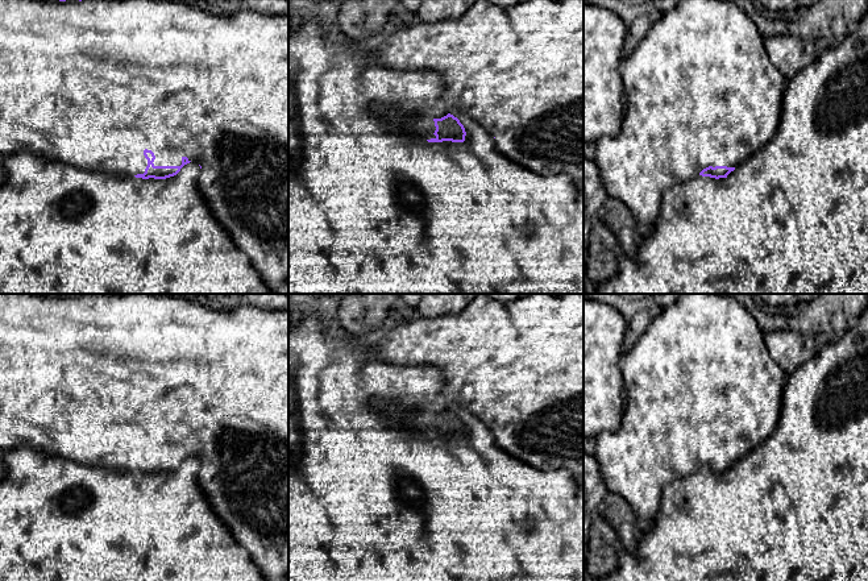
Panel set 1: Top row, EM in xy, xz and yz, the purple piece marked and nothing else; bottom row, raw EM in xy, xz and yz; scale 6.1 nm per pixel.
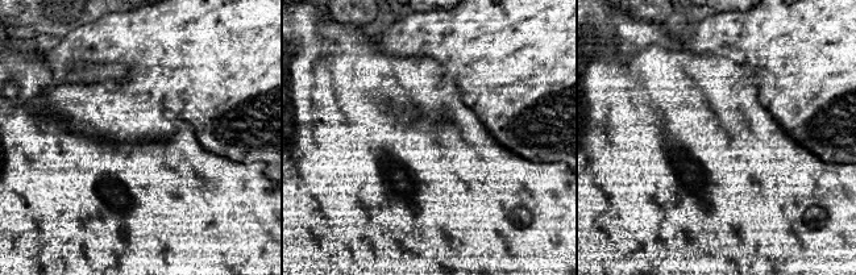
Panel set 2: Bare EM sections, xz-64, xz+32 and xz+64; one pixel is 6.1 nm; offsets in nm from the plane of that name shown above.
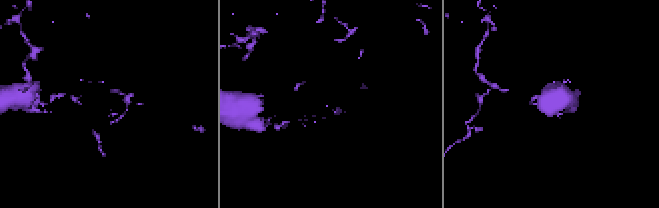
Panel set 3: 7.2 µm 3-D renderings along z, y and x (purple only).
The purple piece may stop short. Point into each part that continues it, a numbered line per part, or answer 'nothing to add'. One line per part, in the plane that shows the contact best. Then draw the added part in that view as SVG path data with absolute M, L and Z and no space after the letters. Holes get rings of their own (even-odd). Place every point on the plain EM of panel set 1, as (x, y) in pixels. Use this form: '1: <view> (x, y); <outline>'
1: xy (92, 378); M0 294L0 449L11 451L18 447L29 447L34 451L59 456L86 466L134 472L144 469L148 461L148 455L144 451L145 444L154 448L154 461L180 461L183 452L187 452L191 457L198 457L202 461L200 487L219 519L224 522L236 541L262 570L266 581L288 581L288 311L269 311L252 304L240 304L232 310L215 310L195 300L155 294L83 294L82 296L74 294L67 294L66 296Z

